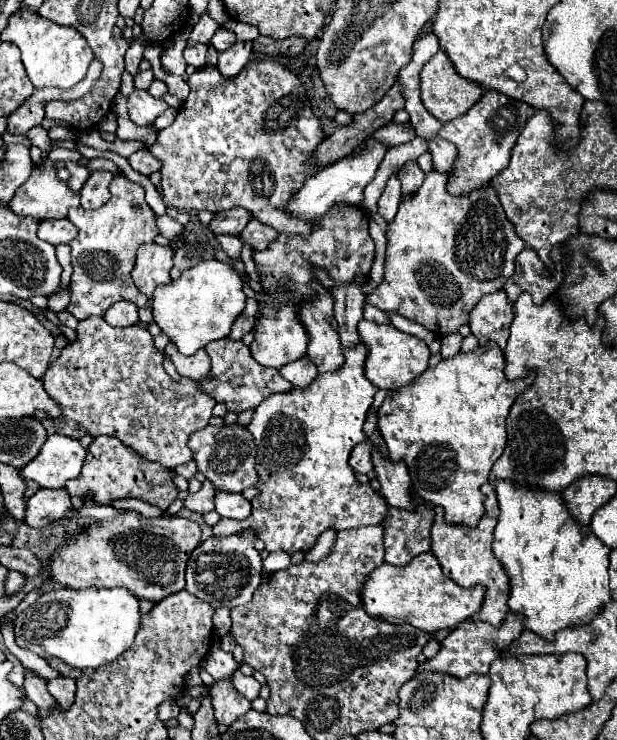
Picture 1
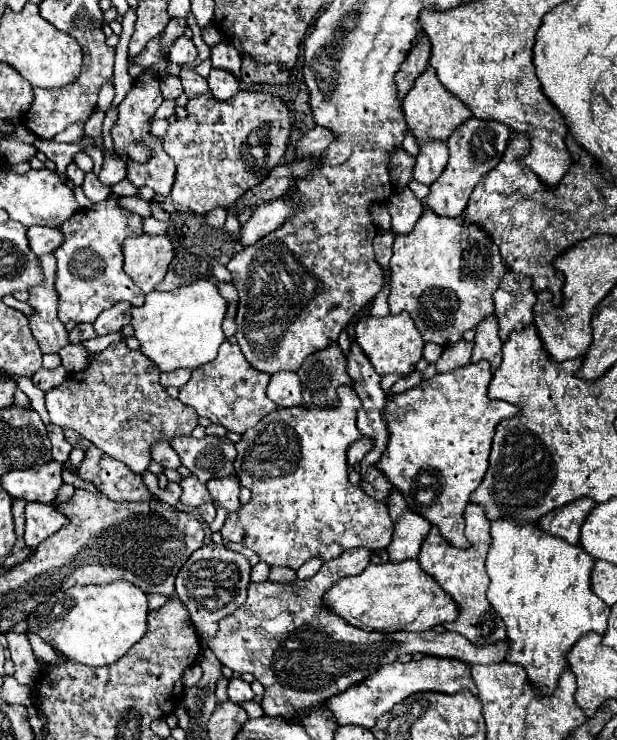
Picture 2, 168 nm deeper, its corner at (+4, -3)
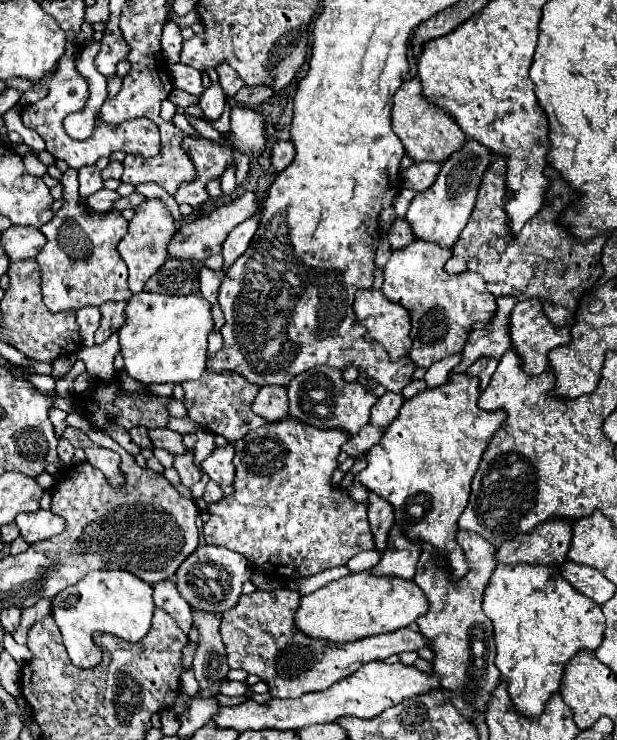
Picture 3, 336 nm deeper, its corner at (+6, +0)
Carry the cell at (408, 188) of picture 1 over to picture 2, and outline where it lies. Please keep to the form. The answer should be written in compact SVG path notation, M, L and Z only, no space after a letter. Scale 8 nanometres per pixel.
M402 187L386 201L388 213L392 217L392 231L396 235L408 235L412 227L416 225L418 217L422 215L422 203L414 197L414 193L408 187Z

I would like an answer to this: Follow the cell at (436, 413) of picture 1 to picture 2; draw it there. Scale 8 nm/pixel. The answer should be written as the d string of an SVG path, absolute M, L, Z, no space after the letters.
M480 361L476 365L458 367L454 371L434 375L428 381L422 381L418 387L394 395L386 409L384 417L388 423L390 441L382 455L382 459L376 463L378 471L386 475L390 485L400 491L412 511L428 519L432 525L440 529L440 535L452 543L452 547L470 547L468 539L464 537L464 509L470 501L472 491L480 485L486 469L488 469L488 457L490 457L490 443L496 431L496 425L502 419L508 419L518 413L518 407L506 401L492 401L488 399L488 383L492 379L490 363Z

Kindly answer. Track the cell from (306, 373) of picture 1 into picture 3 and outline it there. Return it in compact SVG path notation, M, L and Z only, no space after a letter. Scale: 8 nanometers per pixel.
M262 386L254 404L254 412L268 422L276 422L286 418L288 414L288 388L286 386Z

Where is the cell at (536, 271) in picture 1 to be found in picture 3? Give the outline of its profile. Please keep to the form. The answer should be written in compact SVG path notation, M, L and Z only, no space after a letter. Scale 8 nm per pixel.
M514 296L496 298L498 310L494 318L480 330L472 330L470 338L462 350L462 362L452 372L466 372L466 368L480 356L500 358L510 348L510 312L518 304Z

